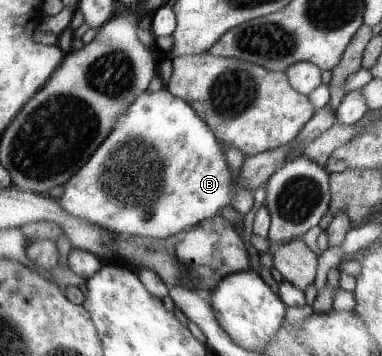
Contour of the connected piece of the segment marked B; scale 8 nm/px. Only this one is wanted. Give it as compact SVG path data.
M167 87L150 92L148 89L140 94L127 110L119 117L115 123L113 130L108 137L99 145L98 149L88 158L86 165L80 167L78 173L74 174L64 185L62 196L58 199L59 204L70 214L77 218L89 221L97 226L103 227L108 231L116 233L116 235L140 236L143 238L152 238L155 240L163 240L170 238L171 235L178 234L179 231L194 227L197 223L204 221L216 214L222 214L221 209L226 206L232 206L238 213L244 216L254 205L254 192L242 187L239 184L239 175L232 173L229 165L226 163L226 152L212 131L211 126L200 117L185 99L175 96Z

